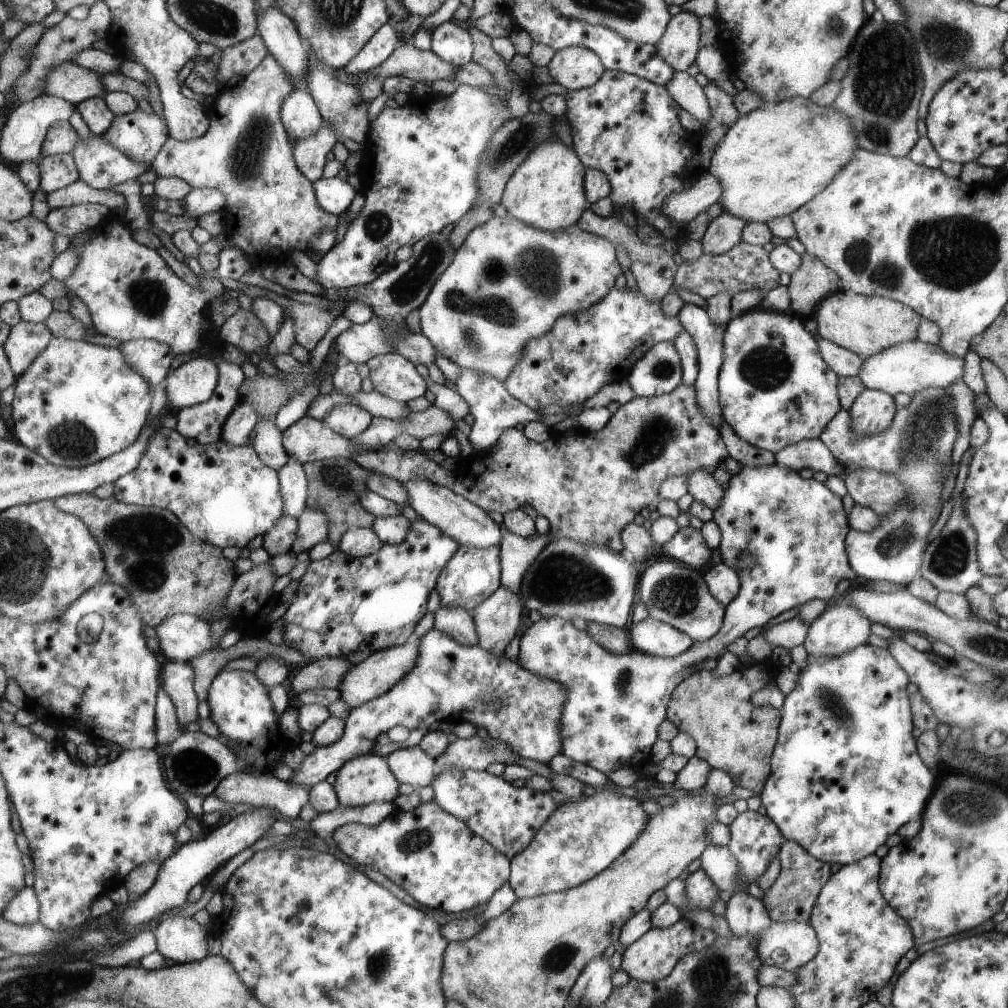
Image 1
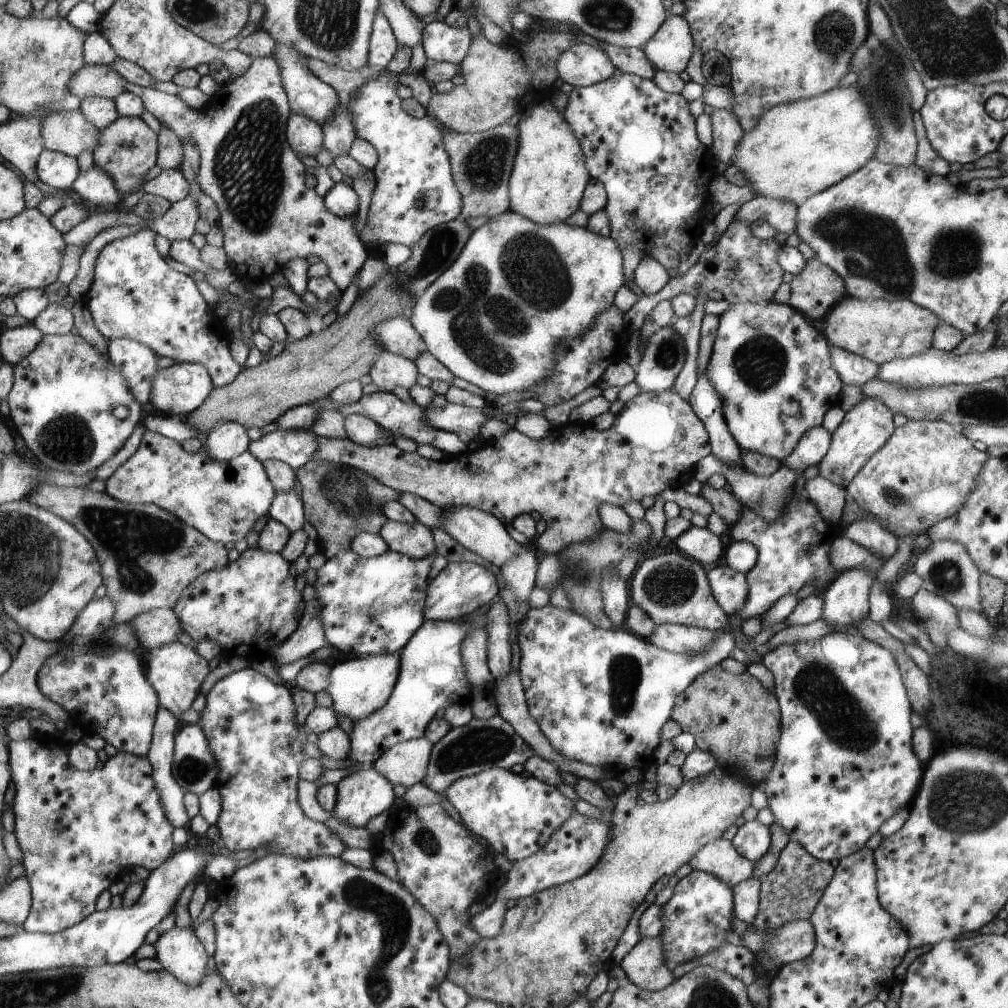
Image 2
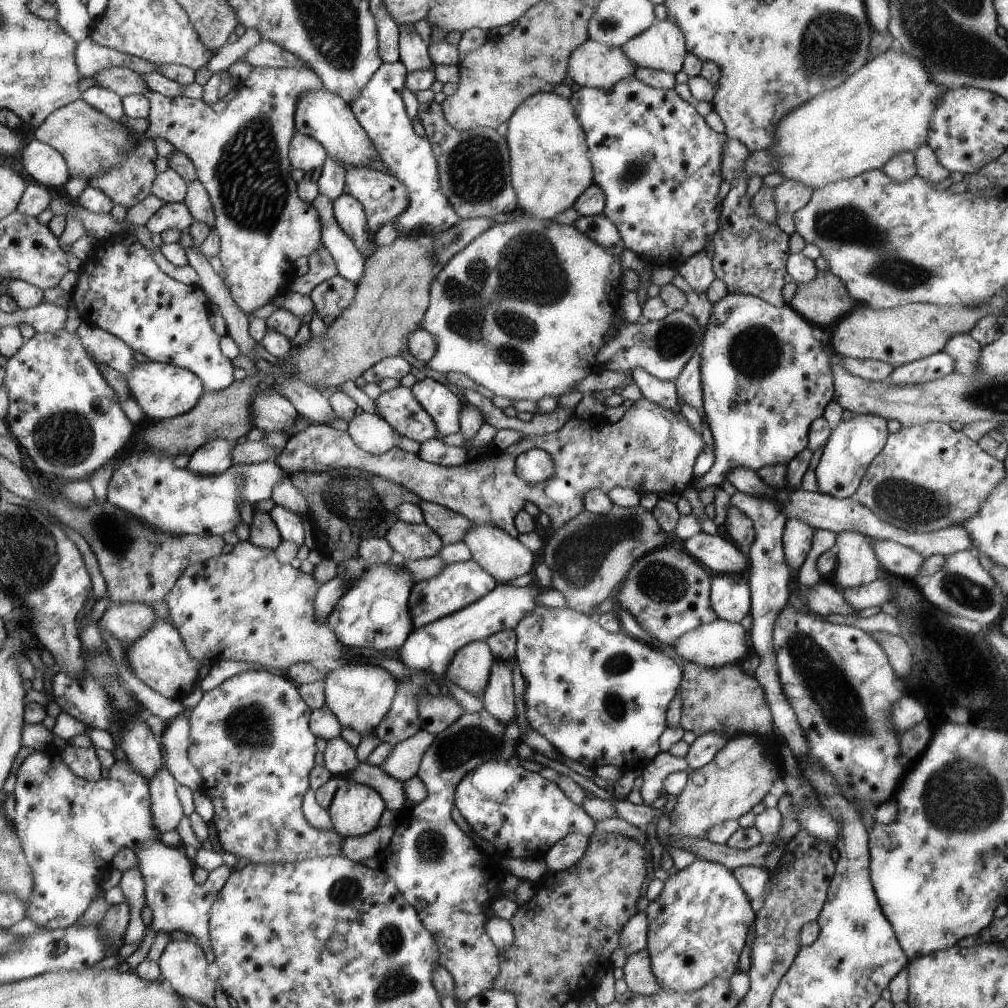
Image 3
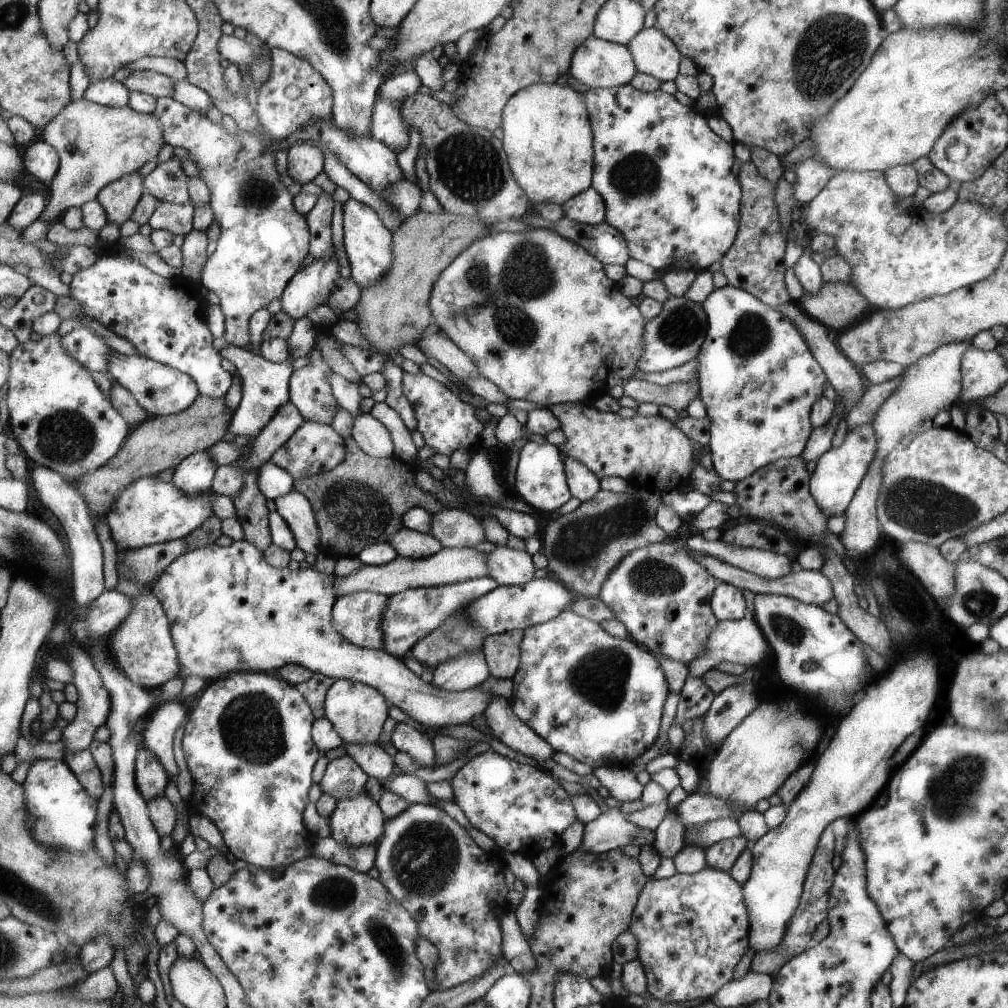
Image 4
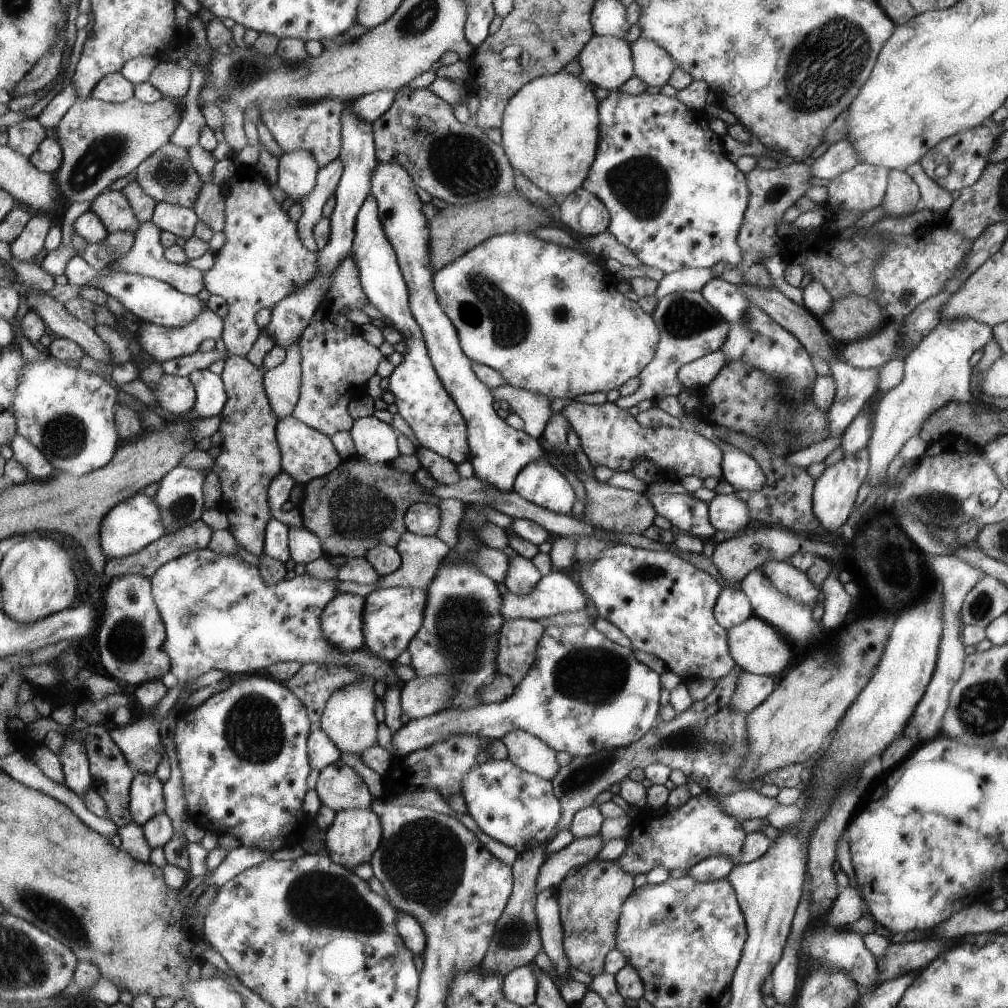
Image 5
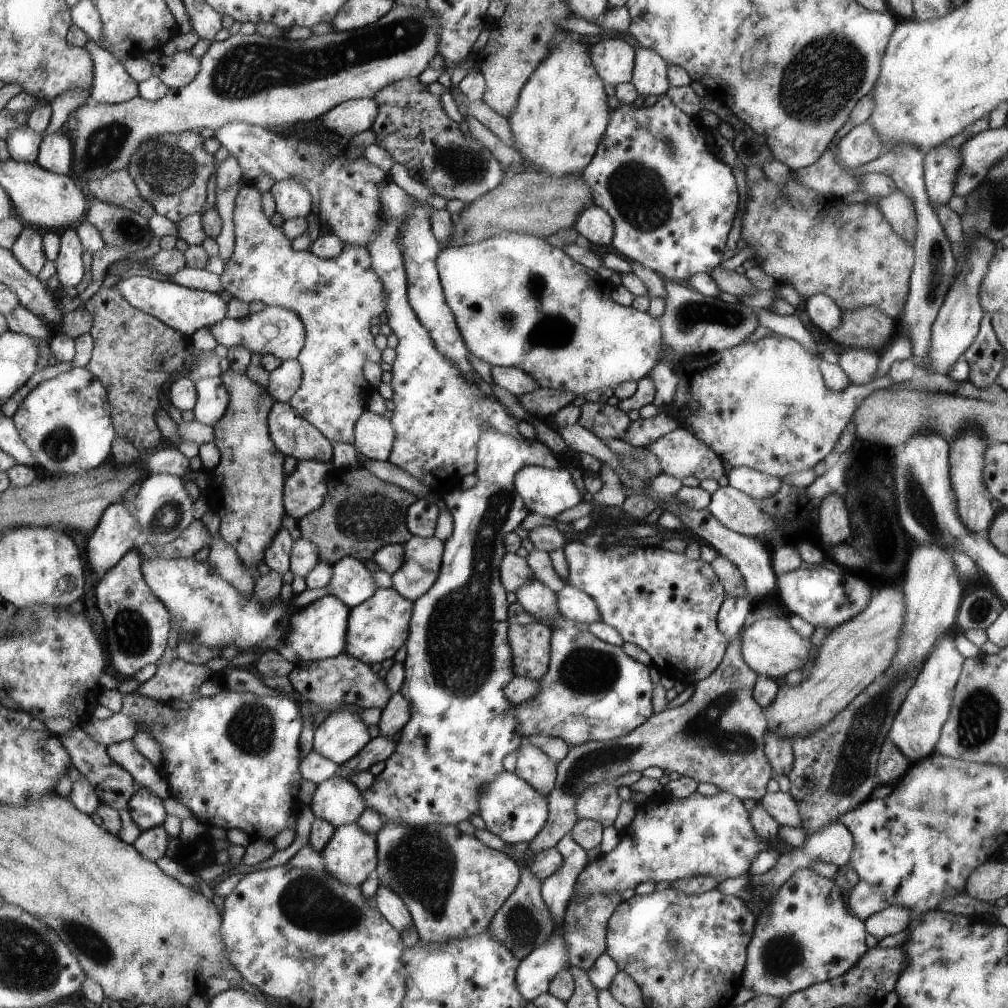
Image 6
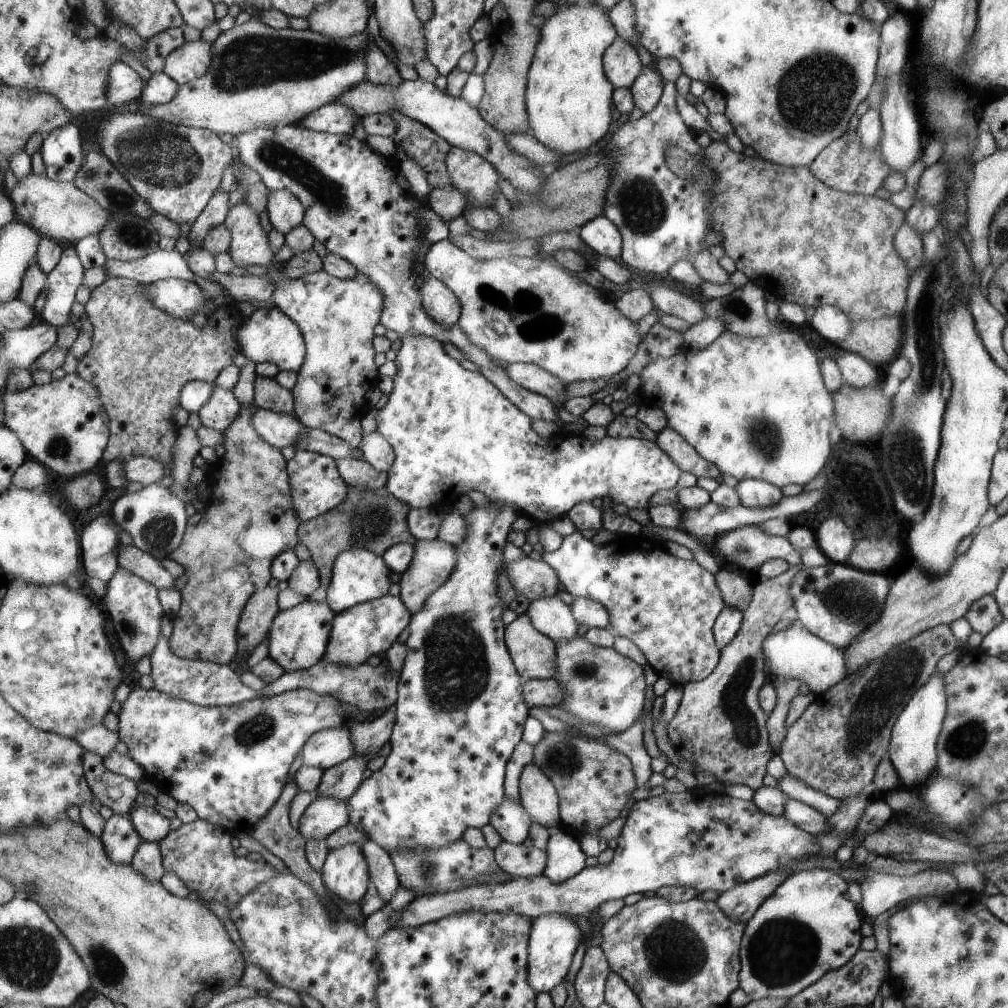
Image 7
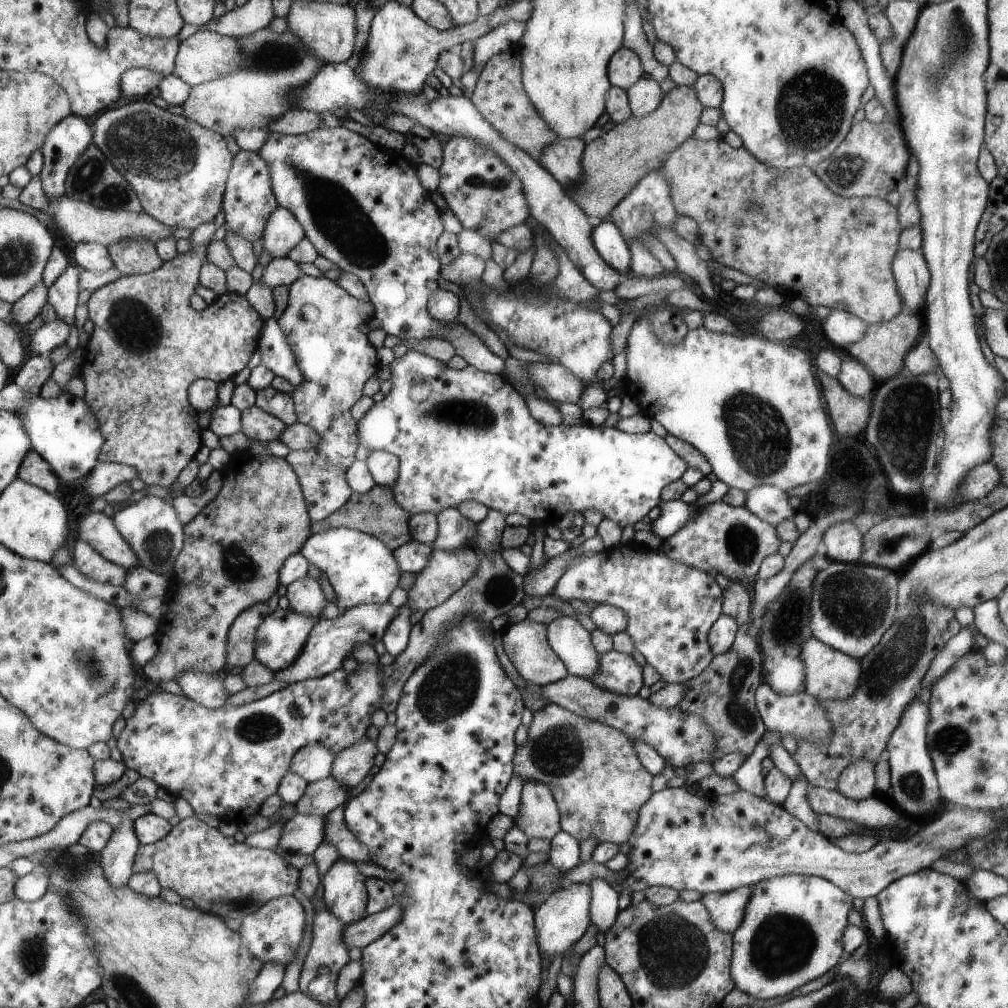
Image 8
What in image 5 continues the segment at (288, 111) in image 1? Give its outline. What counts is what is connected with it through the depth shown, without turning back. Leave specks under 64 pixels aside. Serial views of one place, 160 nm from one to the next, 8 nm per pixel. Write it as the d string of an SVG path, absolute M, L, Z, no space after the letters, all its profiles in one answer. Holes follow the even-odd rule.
M297 148L292 152L283 152L280 158L278 186L287 197L303 203L317 186L320 170L321 164L311 150Z

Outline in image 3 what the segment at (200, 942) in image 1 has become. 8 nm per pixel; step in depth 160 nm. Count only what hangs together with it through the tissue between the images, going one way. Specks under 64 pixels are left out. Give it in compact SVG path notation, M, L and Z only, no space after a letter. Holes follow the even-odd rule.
M188 939L185 942L171 940L165 947L158 963L169 988L177 991L182 997L194 1001L195 1006L215 1007L213 992L217 992L217 988L221 988L221 985L217 980L209 977L207 970L209 970L210 962L199 943L191 942Z

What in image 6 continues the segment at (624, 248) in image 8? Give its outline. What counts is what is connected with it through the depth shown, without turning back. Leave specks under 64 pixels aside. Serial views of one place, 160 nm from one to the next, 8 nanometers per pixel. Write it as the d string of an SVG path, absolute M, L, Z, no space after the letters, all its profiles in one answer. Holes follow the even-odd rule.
M593 204L578 215L573 228L593 246L611 246L614 235L614 224L611 217Z

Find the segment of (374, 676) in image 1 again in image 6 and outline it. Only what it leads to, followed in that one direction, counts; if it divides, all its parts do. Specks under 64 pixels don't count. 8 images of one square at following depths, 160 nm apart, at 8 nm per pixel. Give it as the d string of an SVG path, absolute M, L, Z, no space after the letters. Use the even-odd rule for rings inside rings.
M359 710L332 712L316 729L312 751L340 765L359 754L373 740Z

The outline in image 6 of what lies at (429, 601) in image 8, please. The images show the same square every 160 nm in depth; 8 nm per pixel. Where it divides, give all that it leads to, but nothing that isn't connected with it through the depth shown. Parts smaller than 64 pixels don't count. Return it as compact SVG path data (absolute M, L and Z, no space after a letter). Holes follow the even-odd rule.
M413 535L404 545L405 566L402 566L393 576L395 588L410 601L419 600L437 582L444 552L444 542L436 536L431 538Z

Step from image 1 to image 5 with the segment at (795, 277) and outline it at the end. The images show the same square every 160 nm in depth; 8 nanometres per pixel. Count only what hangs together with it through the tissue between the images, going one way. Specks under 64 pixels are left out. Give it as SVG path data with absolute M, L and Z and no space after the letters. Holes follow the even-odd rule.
M847 294L845 298L833 298L829 312L823 314L818 321L826 334L845 344L851 340L857 340L857 338L873 332L877 326L881 326L881 308L871 297Z

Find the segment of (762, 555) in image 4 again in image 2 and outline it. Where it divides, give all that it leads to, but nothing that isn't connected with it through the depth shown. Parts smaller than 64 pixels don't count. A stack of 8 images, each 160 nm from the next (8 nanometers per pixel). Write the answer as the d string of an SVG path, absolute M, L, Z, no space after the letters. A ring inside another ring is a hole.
M689 527L674 543L677 550L701 564L713 564L725 553L719 537L705 527Z

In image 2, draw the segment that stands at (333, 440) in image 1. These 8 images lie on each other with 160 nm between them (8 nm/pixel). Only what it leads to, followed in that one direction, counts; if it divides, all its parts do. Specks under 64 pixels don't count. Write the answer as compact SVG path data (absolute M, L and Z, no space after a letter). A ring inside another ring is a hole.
M277 429L253 441L249 451L261 462L273 459L298 469L313 458L320 445L317 437L311 430Z

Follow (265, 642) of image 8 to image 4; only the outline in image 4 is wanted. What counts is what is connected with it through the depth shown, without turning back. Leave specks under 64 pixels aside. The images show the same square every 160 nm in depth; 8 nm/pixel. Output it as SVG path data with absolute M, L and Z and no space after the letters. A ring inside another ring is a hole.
M358 591L340 596L333 610L336 632L361 648L385 651L385 628L381 626L381 622L385 622L385 612L389 608L389 602L391 596L370 591Z

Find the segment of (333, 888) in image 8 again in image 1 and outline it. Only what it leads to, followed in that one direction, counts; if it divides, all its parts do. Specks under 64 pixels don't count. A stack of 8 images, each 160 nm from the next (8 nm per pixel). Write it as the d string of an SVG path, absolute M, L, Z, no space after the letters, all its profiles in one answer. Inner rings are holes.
M367 753L354 758L343 769L339 769L333 785L338 792L341 805L346 807L362 807L371 805L374 802L394 802L397 796L400 796L399 786L401 786L401 783L391 770L386 757Z

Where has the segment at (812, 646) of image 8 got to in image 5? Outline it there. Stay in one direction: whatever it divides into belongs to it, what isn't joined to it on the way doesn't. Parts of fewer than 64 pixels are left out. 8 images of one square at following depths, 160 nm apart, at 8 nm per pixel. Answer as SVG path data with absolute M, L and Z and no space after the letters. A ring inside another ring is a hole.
M755 615L748 617L741 624L729 628L728 634L728 653L732 656L734 665L740 668L740 671L754 673L757 675L766 675L776 678L779 672L785 670L789 660L793 658L793 652L789 644L779 636L779 632L767 622L757 618Z

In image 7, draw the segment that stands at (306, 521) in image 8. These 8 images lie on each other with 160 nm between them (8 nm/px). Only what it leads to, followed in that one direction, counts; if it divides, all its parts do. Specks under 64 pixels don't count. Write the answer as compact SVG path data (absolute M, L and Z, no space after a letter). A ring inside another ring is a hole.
M257 404L251 406L251 408L245 408L241 406L241 413L232 426L229 426L228 430L223 432L224 446L226 449L225 457L218 461L215 467L219 474L217 474L217 482L215 490L211 490L212 497L207 503L206 509L203 512L197 512L194 516L189 518L188 530L185 532L184 542L181 542L181 546L174 552L171 552L167 558L180 563L185 568L185 573L188 581L184 586L182 594L182 605L176 615L170 619L173 624L173 632L170 636L169 645L171 650L183 659L201 659L203 661L218 663L221 665L233 665L238 658L239 644L238 644L238 622L241 616L245 612L245 608L248 606L249 600L253 597L253 594L257 593L257 590L263 590L269 586L269 582L274 579L272 574L273 562L275 558L285 552L285 550L292 550L299 544L299 526L302 522L299 522L297 518L297 512L295 512L295 506L293 506L293 490L290 482L290 476L287 474L287 459L282 454L282 450L272 446L257 432L255 428L255 422L253 422L253 416L257 414L257 410L261 410Z

